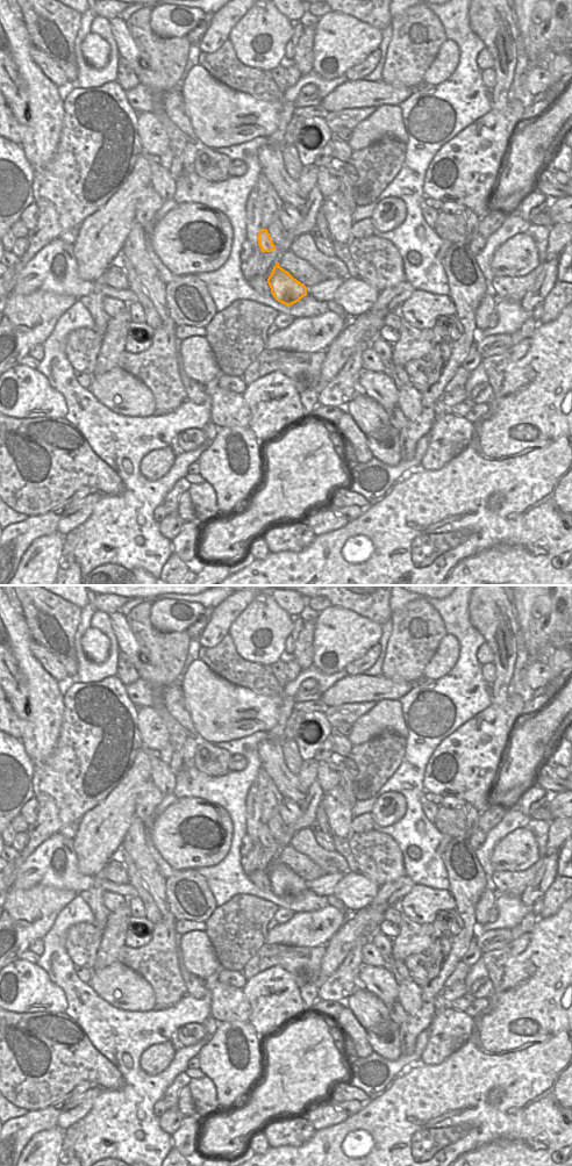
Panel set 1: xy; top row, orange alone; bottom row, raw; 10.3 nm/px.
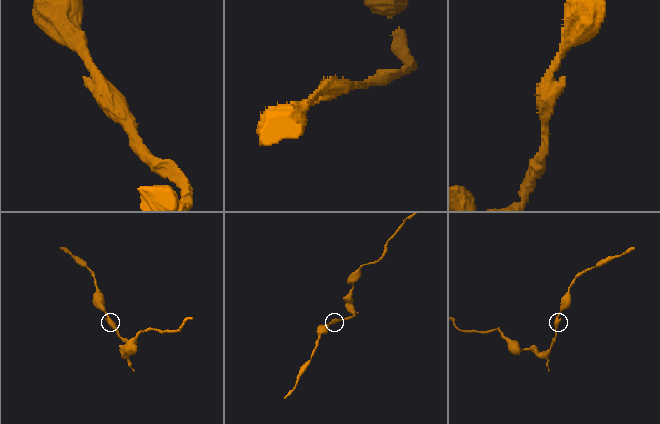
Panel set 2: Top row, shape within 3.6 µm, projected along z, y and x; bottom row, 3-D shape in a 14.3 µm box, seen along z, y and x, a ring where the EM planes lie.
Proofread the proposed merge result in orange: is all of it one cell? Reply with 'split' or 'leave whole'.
leave whole

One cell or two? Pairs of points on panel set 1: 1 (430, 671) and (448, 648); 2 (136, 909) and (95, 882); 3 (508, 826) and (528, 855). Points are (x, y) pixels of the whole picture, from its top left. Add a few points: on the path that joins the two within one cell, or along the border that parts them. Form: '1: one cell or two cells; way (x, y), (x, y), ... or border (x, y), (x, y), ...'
1: one cell; way (436, 666), (447, 654)
2: two cells; border (137, 895), (127, 898)
3: two cells; border (526, 826), (509, 832), (499, 841), (493, 850)

